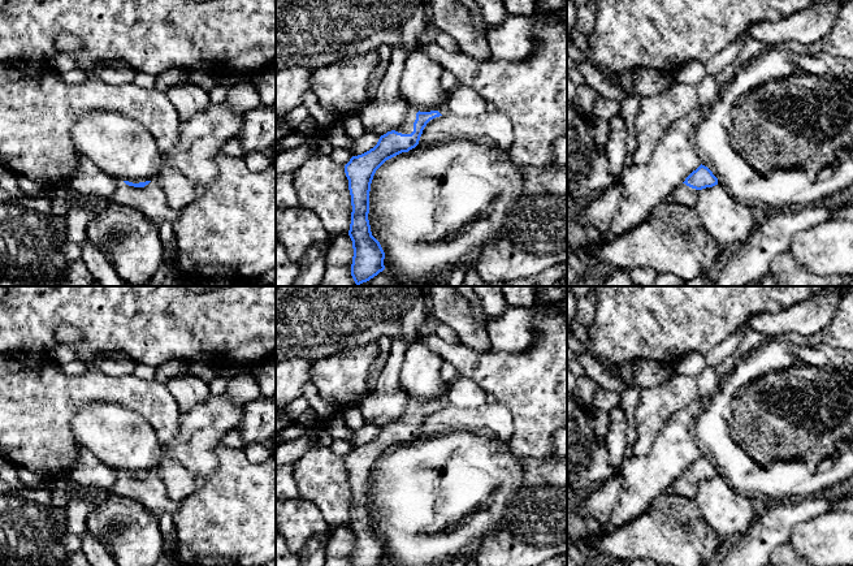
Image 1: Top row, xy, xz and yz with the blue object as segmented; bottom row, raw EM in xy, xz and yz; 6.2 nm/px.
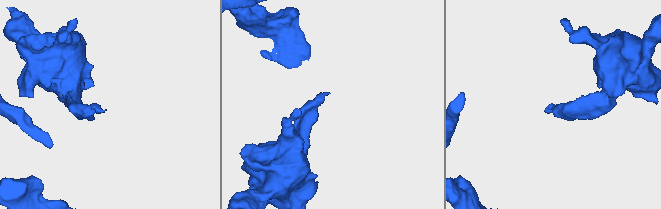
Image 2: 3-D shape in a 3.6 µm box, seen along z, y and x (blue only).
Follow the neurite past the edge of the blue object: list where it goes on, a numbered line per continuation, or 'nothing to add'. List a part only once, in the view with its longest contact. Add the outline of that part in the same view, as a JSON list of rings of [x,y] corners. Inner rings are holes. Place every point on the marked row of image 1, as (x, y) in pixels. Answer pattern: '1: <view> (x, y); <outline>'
1: xz (407, 126); [[[410,109],[404,122],[400,126],[395,128],[394,130],[402,134],[411,134],[413,131],[413,122],[416,120],[417,112],[419,112],[417,109]]]

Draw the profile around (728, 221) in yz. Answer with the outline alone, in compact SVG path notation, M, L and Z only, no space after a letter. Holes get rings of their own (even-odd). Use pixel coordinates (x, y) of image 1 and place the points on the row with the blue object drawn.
M719 183L702 189L694 208L722 251L746 242L759 220L758 212L736 202Z

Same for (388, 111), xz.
M404 48L391 49L386 73L373 92L373 101L358 113L364 130L377 137L400 126L410 112L400 92L400 75L410 52Z

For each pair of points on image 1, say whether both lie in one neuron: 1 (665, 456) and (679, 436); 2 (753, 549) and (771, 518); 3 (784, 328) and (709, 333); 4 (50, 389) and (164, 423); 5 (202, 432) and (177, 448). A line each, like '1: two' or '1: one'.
1: one
2: one
3: two
4: one
5: one

